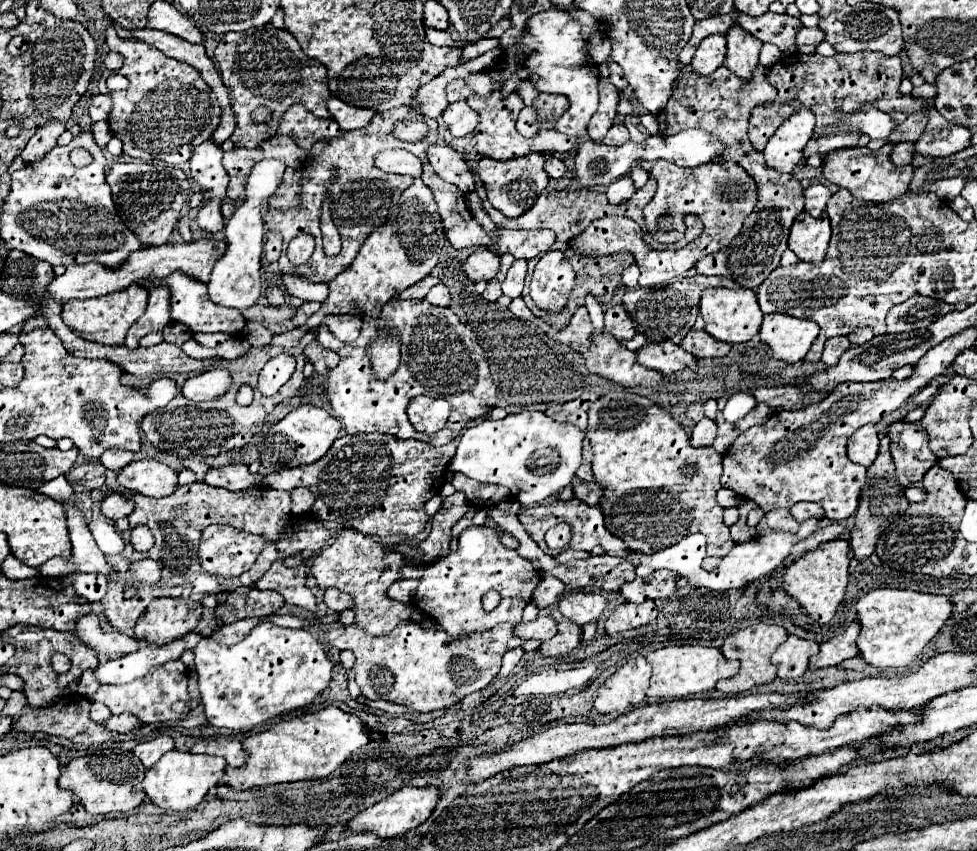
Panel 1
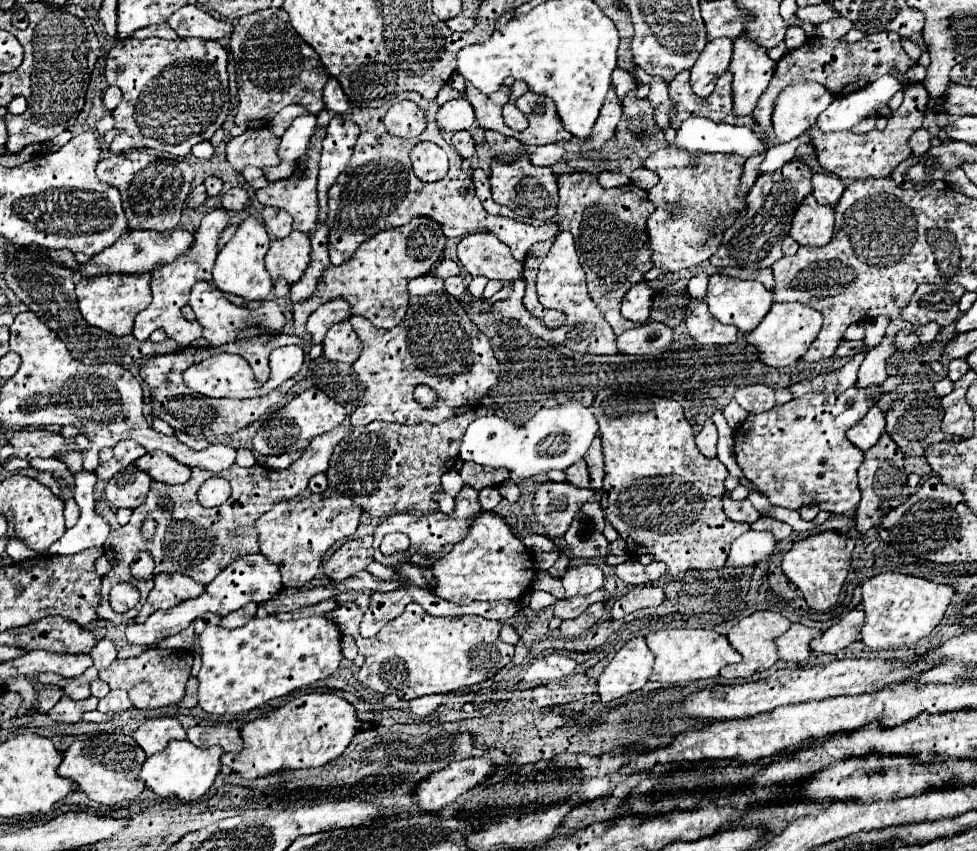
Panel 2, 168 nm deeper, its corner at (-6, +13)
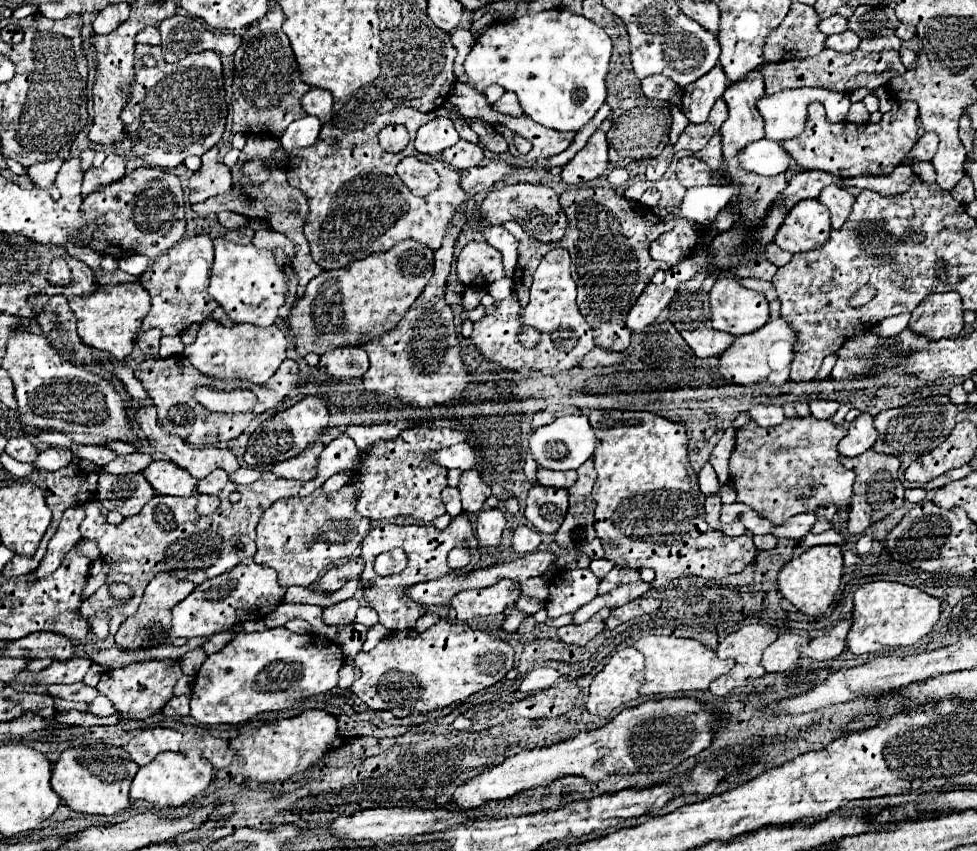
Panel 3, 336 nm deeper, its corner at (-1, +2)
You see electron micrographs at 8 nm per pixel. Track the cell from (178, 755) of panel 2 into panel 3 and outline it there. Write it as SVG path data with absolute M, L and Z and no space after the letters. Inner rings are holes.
M161 752L151 764L139 768L131 784L133 800L147 800L155 806L175 808L185 802L191 802L199 792L203 792L213 778L213 766L205 758L187 758L175 752Z

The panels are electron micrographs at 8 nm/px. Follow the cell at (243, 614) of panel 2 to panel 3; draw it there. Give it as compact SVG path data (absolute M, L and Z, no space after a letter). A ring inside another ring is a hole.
M219 632L219 634L215 634L215 636L203 646L205 654L207 654L207 656L209 656L209 654L215 654L215 652L221 650L229 640L233 640L233 636L235 636L235 632Z

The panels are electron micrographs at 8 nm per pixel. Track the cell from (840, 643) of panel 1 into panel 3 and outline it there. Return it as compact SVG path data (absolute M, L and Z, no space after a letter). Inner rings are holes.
M841 620L831 632L827 632L821 638L811 640L807 646L801 648L803 656L809 656L813 660L831 660L837 658L845 650L845 638L851 628L849 620Z

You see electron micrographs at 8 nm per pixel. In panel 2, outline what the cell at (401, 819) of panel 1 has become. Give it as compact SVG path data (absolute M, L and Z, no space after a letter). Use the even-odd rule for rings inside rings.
M482 757L454 761L446 769L432 773L416 783L412 801L424 811L438 811L450 805L460 793L472 789L476 783L494 773L494 765Z

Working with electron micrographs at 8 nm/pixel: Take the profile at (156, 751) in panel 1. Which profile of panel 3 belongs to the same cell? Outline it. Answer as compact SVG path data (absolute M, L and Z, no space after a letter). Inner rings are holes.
M147 728L133 736L127 744L127 752L131 760L139 766L153 762L153 758L161 752L179 752L181 732L171 728Z

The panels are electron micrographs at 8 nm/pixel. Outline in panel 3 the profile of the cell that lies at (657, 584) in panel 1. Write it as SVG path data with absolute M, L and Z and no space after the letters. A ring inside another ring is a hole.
M615 565L613 570L599 582L599 594L607 594L609 590L621 586L621 584L629 584L629 582L637 582L639 578L638 570L625 568L623 565Z

